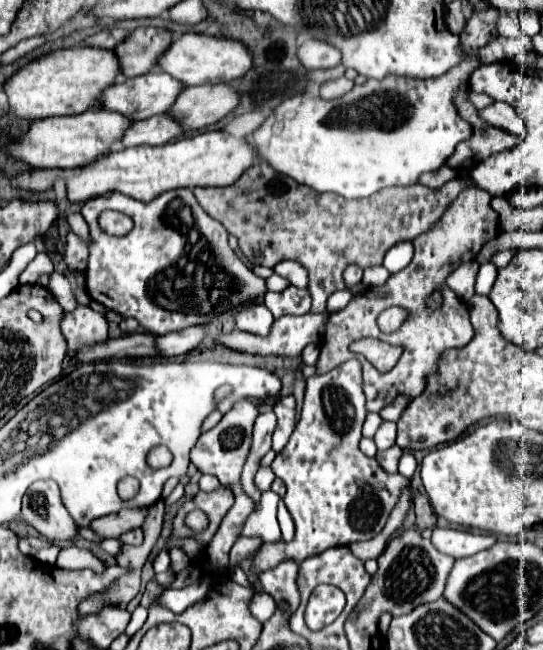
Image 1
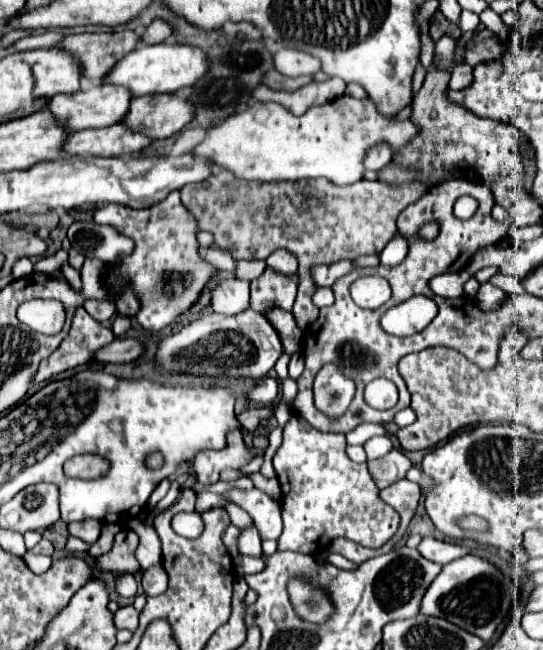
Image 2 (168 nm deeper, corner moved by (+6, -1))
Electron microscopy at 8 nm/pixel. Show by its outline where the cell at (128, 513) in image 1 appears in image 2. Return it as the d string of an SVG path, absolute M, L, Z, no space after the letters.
M86 519L80 523L68 523L68 533L92 545L100 537L100 527L102 527L102 523L94 521L94 519Z

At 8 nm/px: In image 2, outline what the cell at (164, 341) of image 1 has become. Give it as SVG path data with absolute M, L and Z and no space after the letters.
M114 339L108 347L102 347L92 355L94 363L130 363L142 353L142 343L136 339Z

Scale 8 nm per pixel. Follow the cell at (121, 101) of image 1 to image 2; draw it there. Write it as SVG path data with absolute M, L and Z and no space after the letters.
M96 85L86 91L76 91L68 95L54 95L48 103L46 109L52 113L56 123L60 127L68 127L74 131L80 129L92 129L92 127L110 127L112 123L120 123L128 111L130 105L130 91L124 87L112 87L112 85Z

